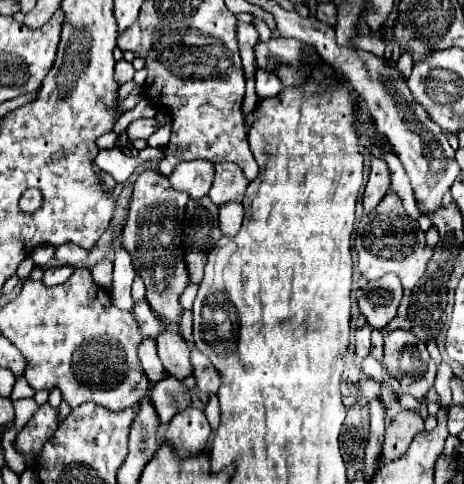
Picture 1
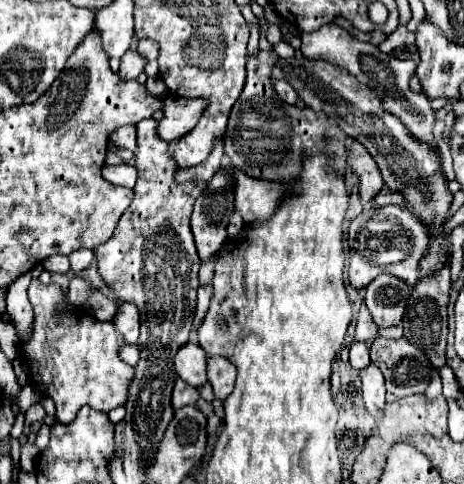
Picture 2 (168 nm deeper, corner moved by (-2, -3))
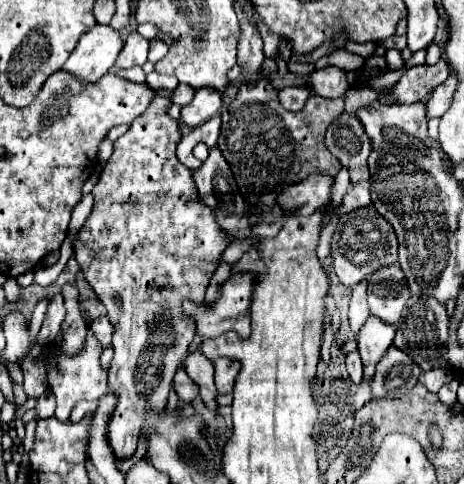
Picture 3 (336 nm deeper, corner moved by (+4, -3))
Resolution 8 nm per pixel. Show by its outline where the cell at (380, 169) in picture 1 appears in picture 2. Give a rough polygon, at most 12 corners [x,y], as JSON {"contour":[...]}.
{"contour":[[358,141],[350,143],[348,167],[360,181],[362,203],[384,187],[374,159]]}

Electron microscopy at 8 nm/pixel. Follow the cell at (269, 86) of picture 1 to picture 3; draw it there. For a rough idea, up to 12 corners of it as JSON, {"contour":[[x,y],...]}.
{"contour":[[306,87],[278,91],[286,111],[300,111],[308,99]]}

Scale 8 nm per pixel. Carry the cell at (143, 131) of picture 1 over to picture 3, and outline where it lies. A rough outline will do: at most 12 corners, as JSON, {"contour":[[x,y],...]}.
{"contour":[[196,89],[180,123],[198,127],[222,111],[216,89]]}

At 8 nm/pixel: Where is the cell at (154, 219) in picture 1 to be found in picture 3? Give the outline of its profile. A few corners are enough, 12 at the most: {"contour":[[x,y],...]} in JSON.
{"contour":[[158,97],[114,141],[74,253],[116,325],[130,459],[228,247]]}

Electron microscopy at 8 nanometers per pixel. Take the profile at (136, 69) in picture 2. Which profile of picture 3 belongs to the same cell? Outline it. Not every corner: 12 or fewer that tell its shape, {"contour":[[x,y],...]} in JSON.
{"contour":[[128,35],[116,59],[122,69],[144,65],[148,39]]}

